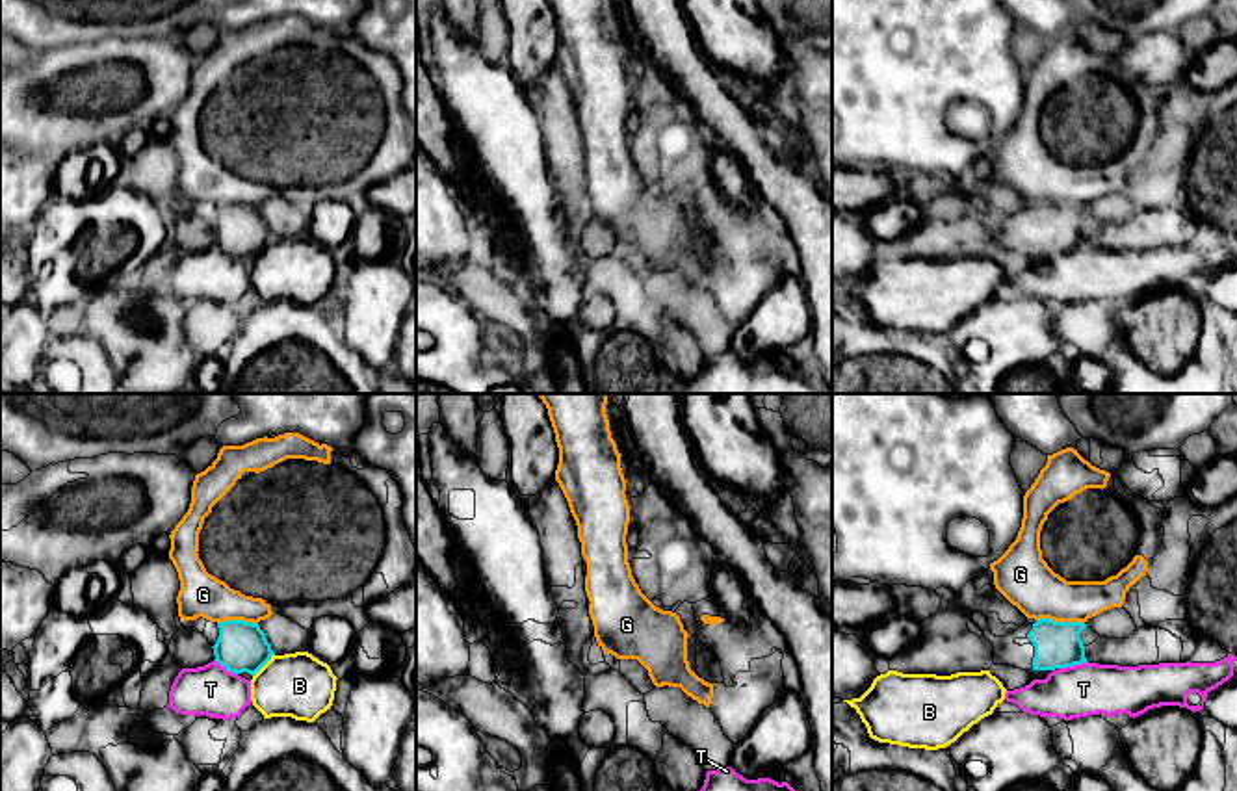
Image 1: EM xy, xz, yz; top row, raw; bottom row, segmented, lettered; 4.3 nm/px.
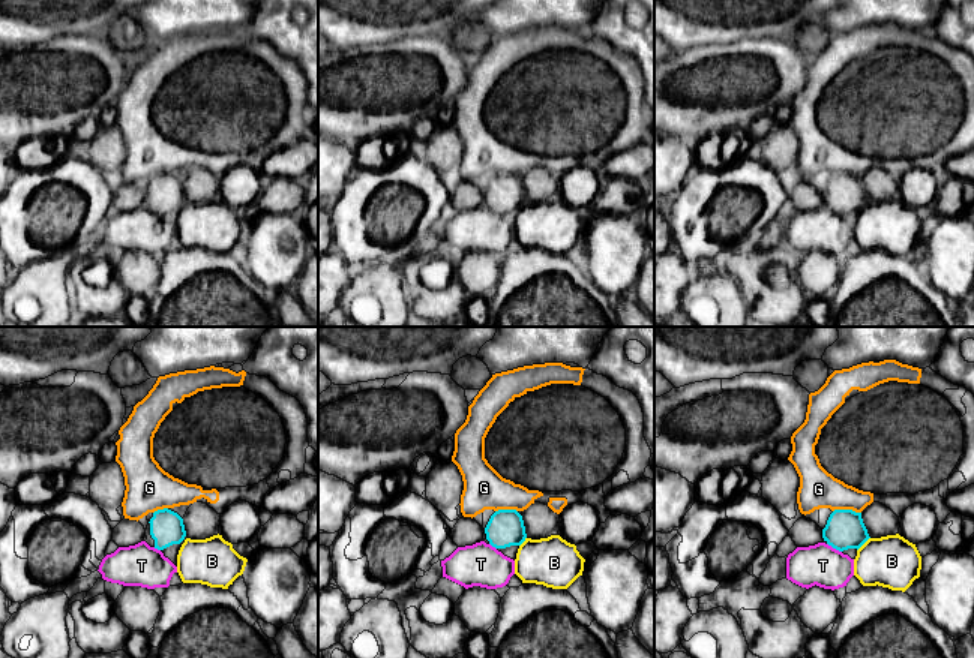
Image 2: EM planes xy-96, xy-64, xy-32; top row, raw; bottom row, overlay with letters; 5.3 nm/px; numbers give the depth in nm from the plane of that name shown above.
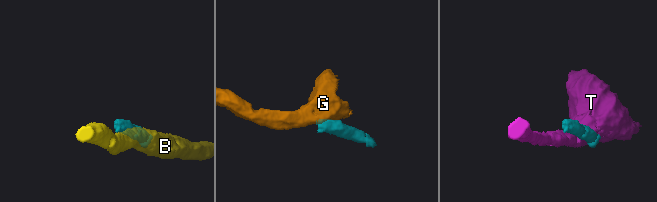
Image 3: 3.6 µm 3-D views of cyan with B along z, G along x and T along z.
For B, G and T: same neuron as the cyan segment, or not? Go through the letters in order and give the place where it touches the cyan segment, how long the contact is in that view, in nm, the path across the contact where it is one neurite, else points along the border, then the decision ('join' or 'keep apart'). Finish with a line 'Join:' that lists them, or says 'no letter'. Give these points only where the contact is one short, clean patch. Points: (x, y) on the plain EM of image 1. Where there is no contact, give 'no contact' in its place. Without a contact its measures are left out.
B: xy (264, 247) | 140 nm | keep apart
G: yz (1061, 207) | 200 nm | along yz (1037, 203), (1080, 205), (1083, 208) | keep apart
T: yz (1072, 249) | 130 nm | keep apart
Join: no letter

